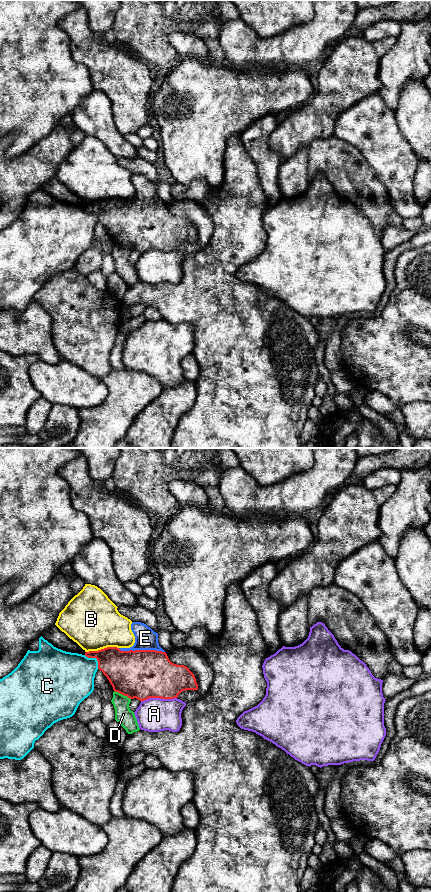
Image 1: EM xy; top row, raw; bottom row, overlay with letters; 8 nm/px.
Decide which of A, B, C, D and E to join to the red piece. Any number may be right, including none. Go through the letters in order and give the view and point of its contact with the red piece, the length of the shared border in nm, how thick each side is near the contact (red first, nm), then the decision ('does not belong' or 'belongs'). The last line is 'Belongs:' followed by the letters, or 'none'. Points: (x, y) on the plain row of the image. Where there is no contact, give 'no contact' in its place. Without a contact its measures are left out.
A: xy (158, 249) | 280 nm | 400/280 nm | does not belong
B: xy (102, 201) | 260 nm | 320/440 nm | does not belong
C: xy (95, 209) | 160 nm | 300/360 nm | does not belong
D: xy (122, 246) | 150 nm | 400/140 nm | does not belong
E: xy (141, 202) | 380 nm | 400/180 nm | belongs
Belongs: E

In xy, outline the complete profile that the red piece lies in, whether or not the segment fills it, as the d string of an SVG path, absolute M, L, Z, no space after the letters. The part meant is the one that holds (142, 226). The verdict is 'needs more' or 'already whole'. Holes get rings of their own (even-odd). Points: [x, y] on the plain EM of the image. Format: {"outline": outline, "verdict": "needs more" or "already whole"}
{"outline": "M132 174L131 182L135 188L132 199L107 199L85 205L86 209L97 211L98 221L107 229L115 244L144 253L149 250L174 251L182 243L198 242L196 230L189 220L172 215L159 198L158 185L141 174Z", "verdict": "needs more"}

